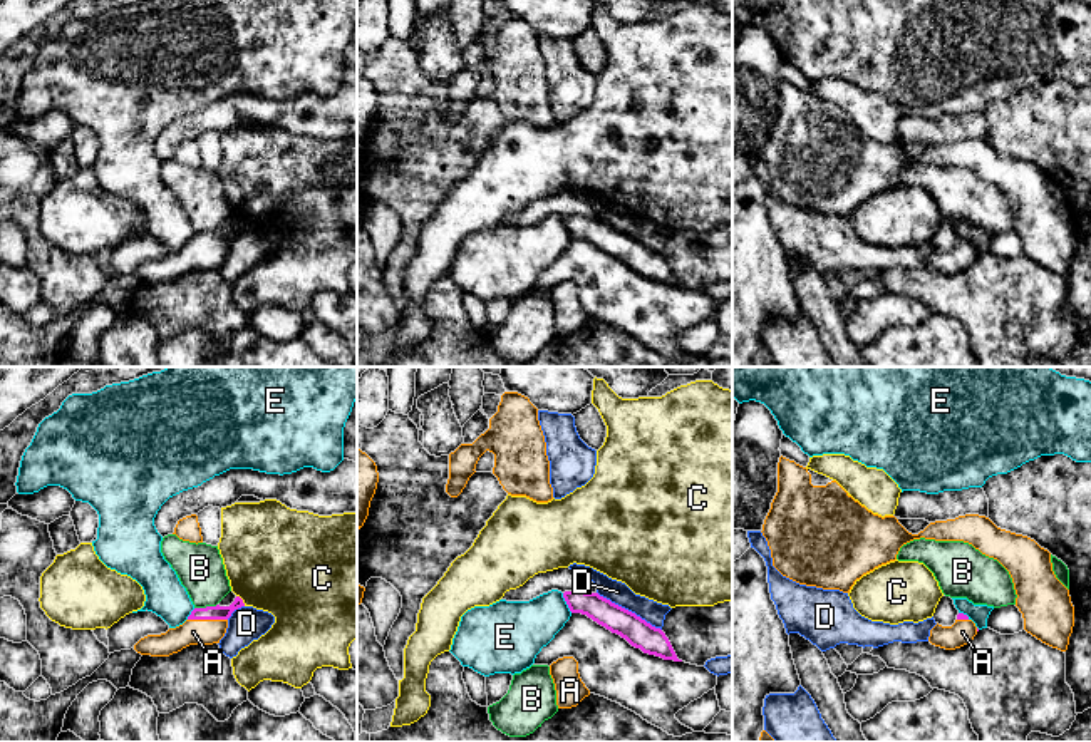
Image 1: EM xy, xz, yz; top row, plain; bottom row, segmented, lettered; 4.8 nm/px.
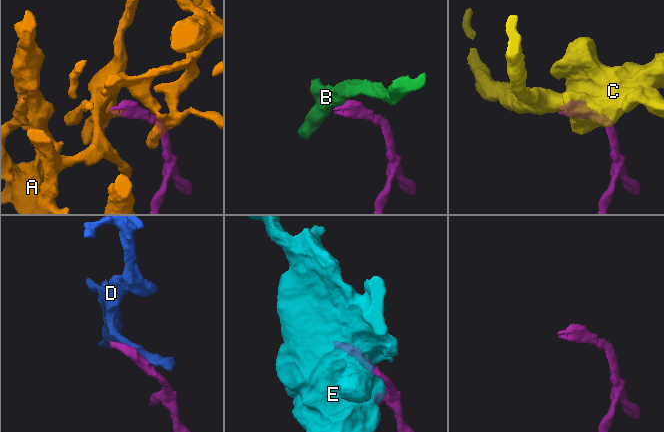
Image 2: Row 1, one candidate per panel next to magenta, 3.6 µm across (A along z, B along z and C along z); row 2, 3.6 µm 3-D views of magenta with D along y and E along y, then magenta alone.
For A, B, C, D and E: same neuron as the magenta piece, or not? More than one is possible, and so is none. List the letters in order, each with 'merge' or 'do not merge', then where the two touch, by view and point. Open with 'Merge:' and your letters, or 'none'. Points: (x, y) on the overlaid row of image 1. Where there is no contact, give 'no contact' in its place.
Merge: A
A: merge; meets magenta in xy at (208, 618)
B: do not merge; meets magenta in xy at (206, 607)
C: do not merge; meets magenta in xy at (242, 600)
D: do not merge; meets magenta in xz at (627, 610)
E: do not merge; meets magenta in xz at (567, 603)

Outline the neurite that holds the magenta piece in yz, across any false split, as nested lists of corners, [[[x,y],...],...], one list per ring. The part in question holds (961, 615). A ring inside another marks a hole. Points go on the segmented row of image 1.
[[[959,613],[952,626],[942,626],[937,623],[930,630],[928,642],[945,650],[955,650],[970,643],[975,635],[977,635],[975,623],[967,615]]]

